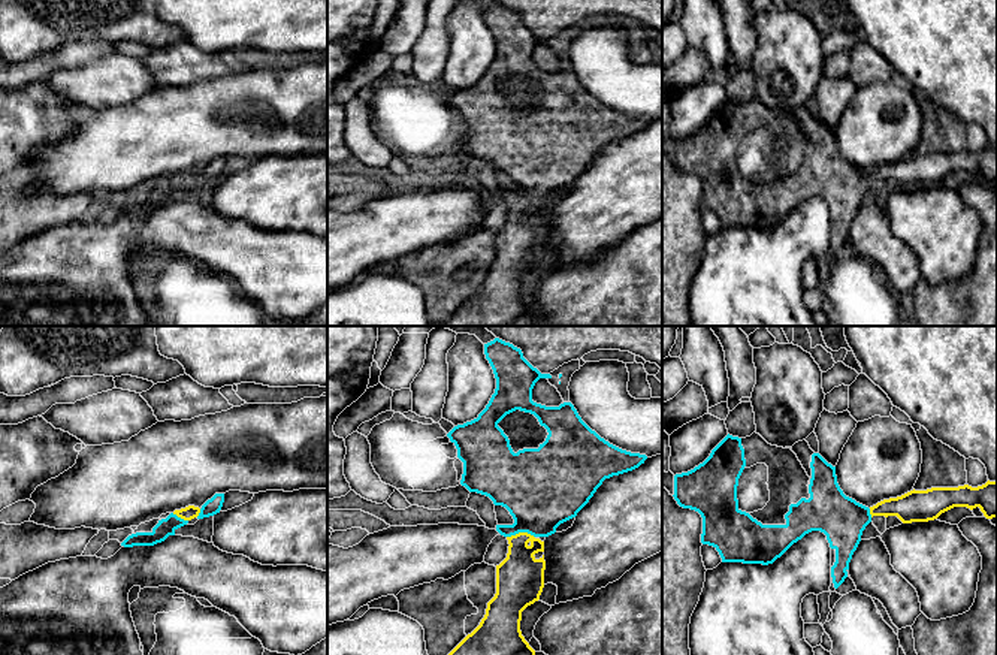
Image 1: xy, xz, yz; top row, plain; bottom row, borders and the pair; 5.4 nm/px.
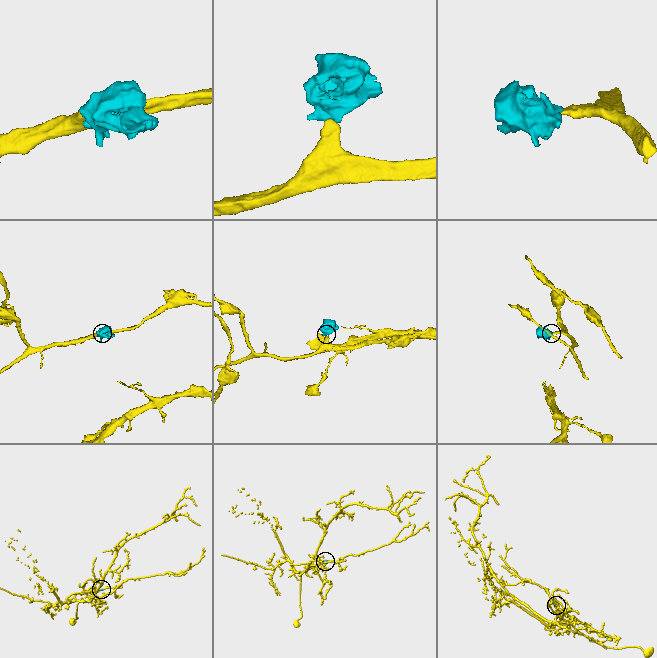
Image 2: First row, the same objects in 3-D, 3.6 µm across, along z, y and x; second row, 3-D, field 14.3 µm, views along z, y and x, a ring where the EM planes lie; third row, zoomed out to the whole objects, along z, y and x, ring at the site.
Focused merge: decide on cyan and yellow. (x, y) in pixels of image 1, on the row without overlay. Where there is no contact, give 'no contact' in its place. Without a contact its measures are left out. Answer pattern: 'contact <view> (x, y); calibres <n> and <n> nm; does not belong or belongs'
contact xz (520, 196); calibres 420 and 260 nm; belongs

